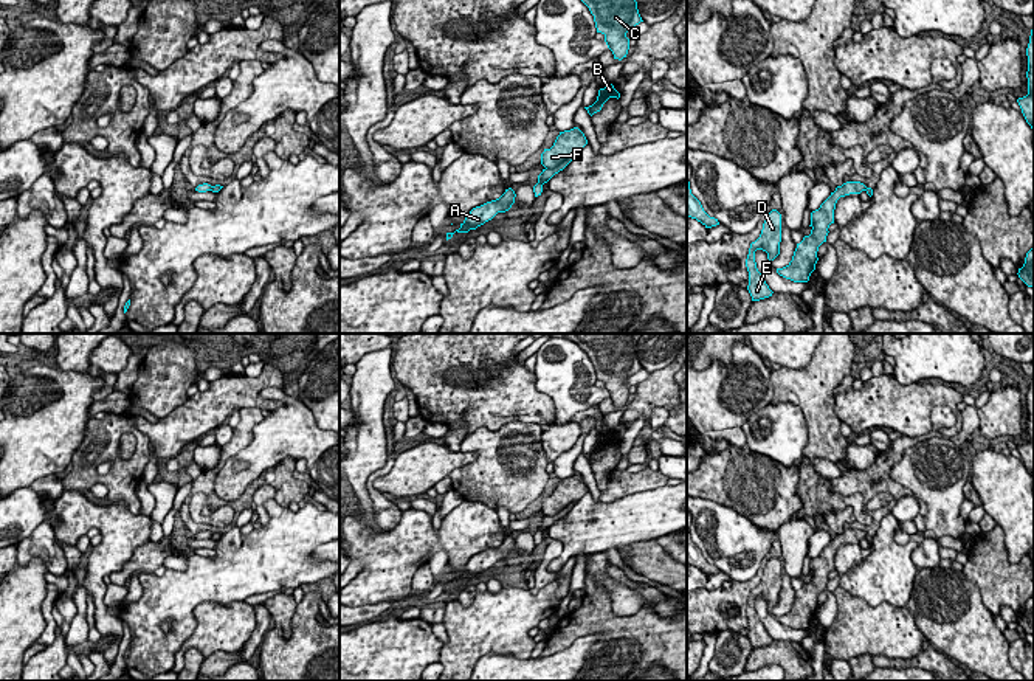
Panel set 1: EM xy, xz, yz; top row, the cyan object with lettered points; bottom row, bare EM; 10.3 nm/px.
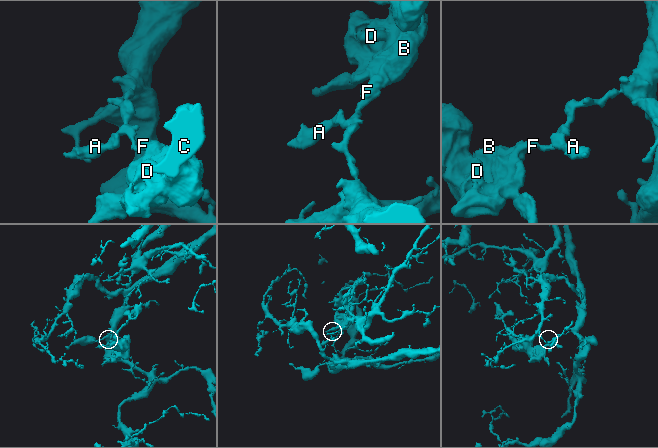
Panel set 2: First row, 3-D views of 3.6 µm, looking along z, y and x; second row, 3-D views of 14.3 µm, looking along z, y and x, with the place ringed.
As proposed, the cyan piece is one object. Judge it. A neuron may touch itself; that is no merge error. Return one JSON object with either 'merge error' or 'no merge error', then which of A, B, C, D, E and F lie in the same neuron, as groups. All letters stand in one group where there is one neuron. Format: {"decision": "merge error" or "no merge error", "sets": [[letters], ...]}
{"decision": "merge error", "sets": [["A"], ["B", "C", "D", "E", "F"]]}

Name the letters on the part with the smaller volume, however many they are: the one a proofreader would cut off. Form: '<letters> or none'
B, C, D, E, F

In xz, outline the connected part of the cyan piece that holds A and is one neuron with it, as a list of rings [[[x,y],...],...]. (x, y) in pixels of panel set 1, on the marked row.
[[[512,188],[505,189],[505,192],[491,202],[487,202],[481,206],[476,206],[470,211],[465,220],[460,223],[457,233],[468,233],[470,230],[476,230],[485,222],[491,220],[498,213],[505,213],[515,203],[515,191]]]

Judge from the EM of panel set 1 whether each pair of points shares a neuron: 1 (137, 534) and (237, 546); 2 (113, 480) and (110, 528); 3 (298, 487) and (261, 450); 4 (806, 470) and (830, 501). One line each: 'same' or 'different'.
1: different
2: different
3: different
4: same

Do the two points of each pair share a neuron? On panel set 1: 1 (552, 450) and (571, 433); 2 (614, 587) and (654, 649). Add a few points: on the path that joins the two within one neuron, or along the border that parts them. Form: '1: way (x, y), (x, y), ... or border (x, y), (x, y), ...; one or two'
1: way (557, 445), (566, 436); one
2: border (605, 590), (616, 615), (634, 615), (645, 604); two

